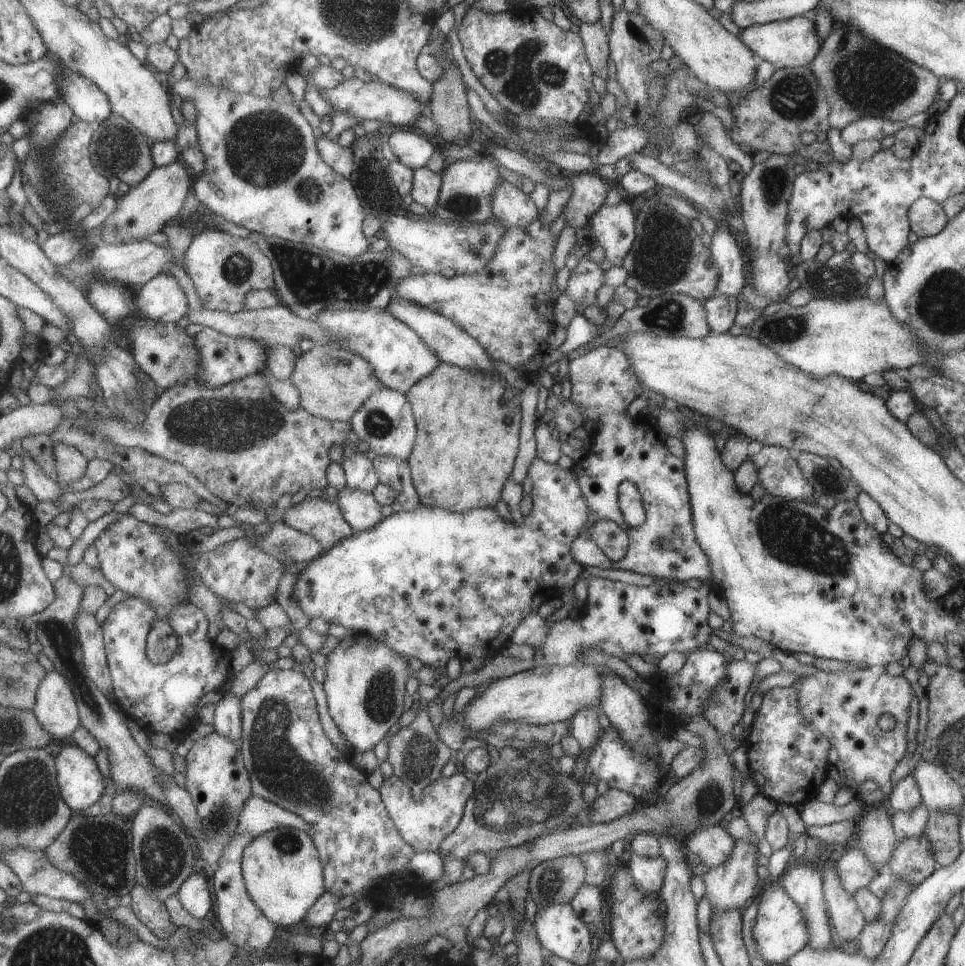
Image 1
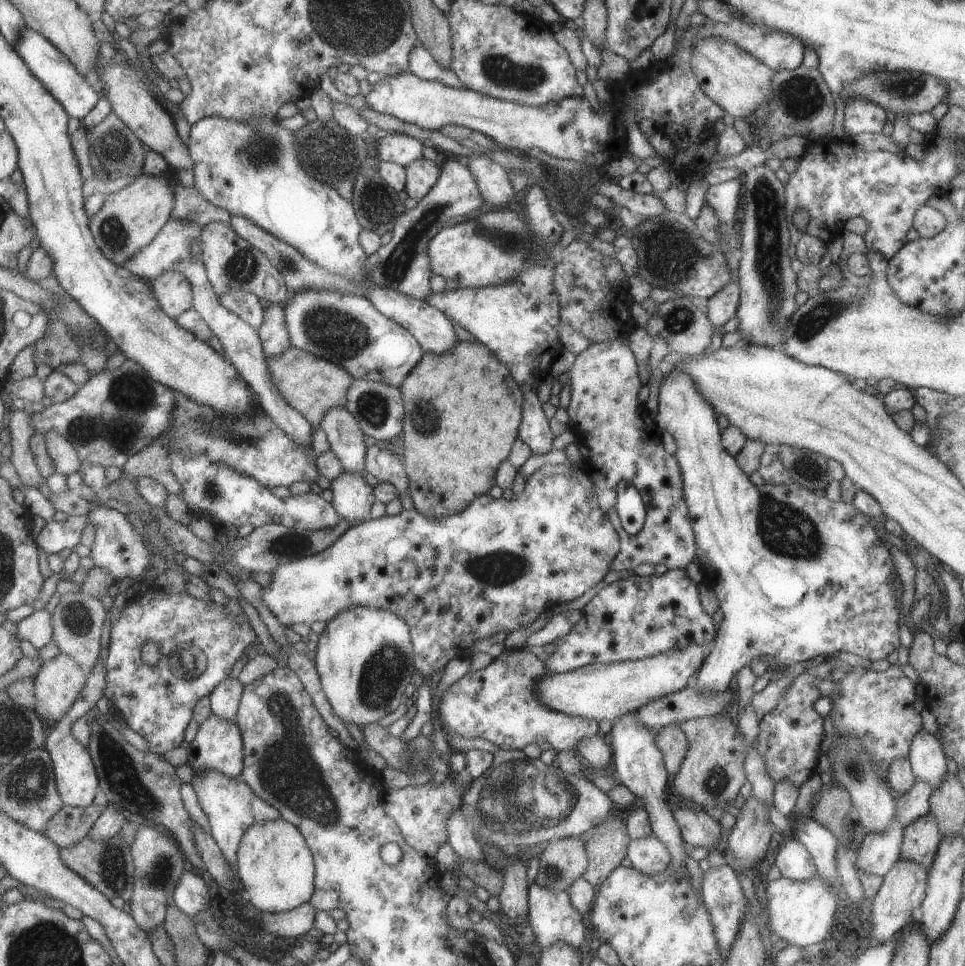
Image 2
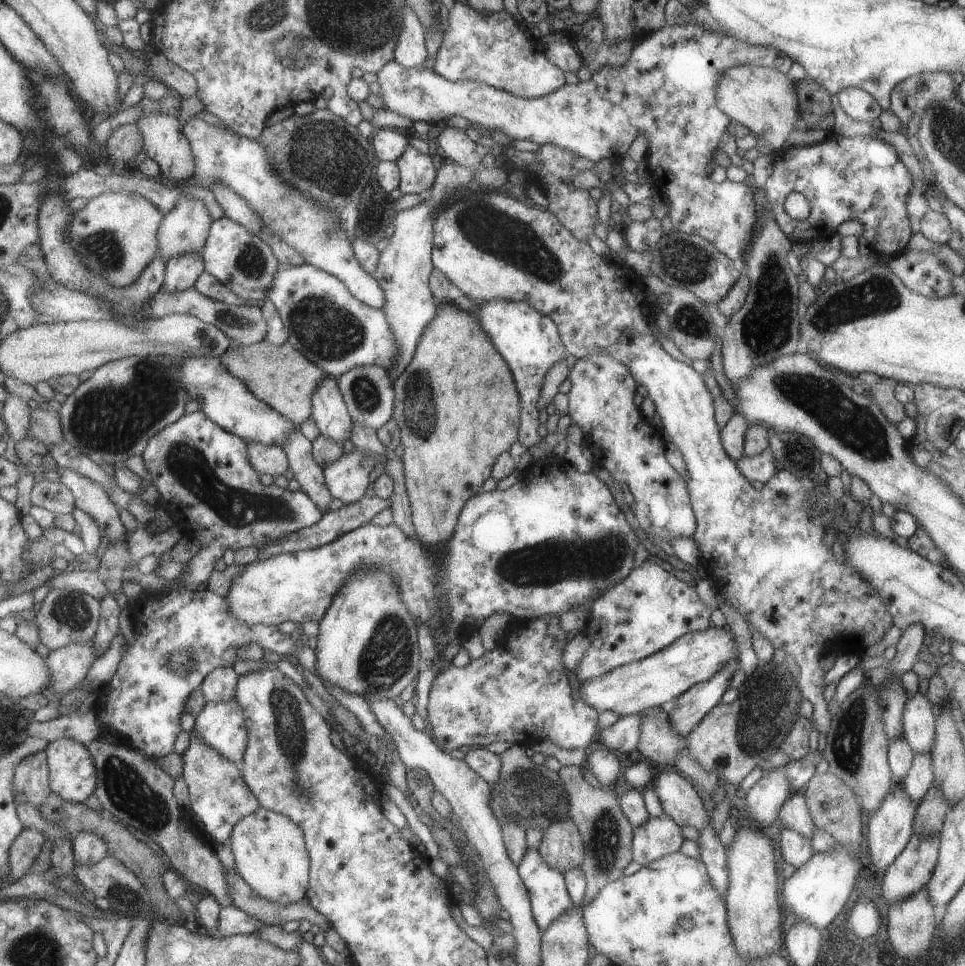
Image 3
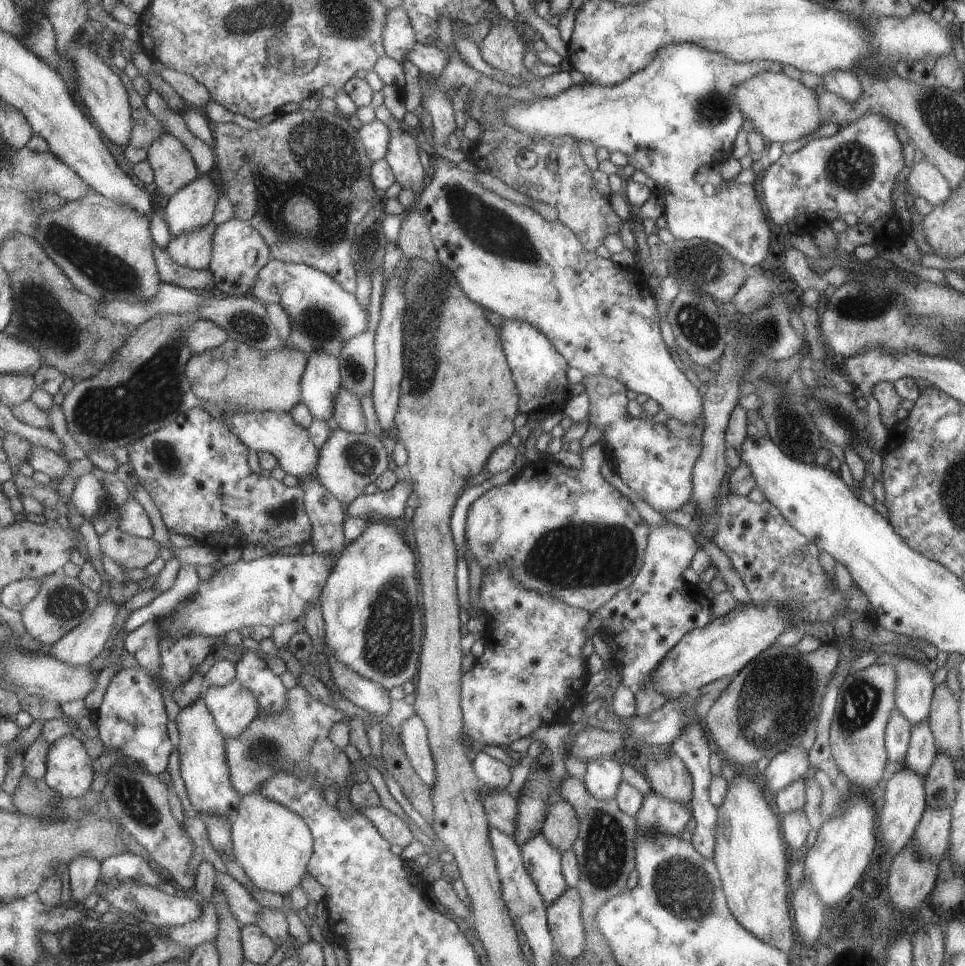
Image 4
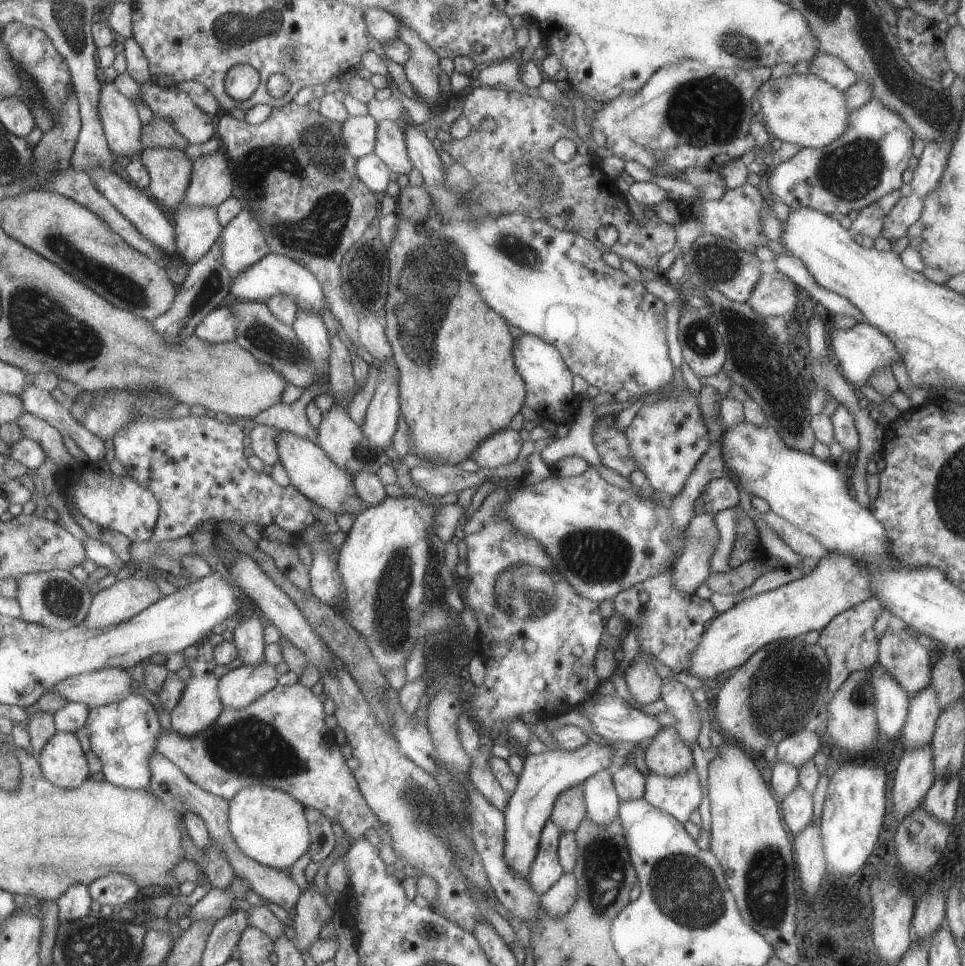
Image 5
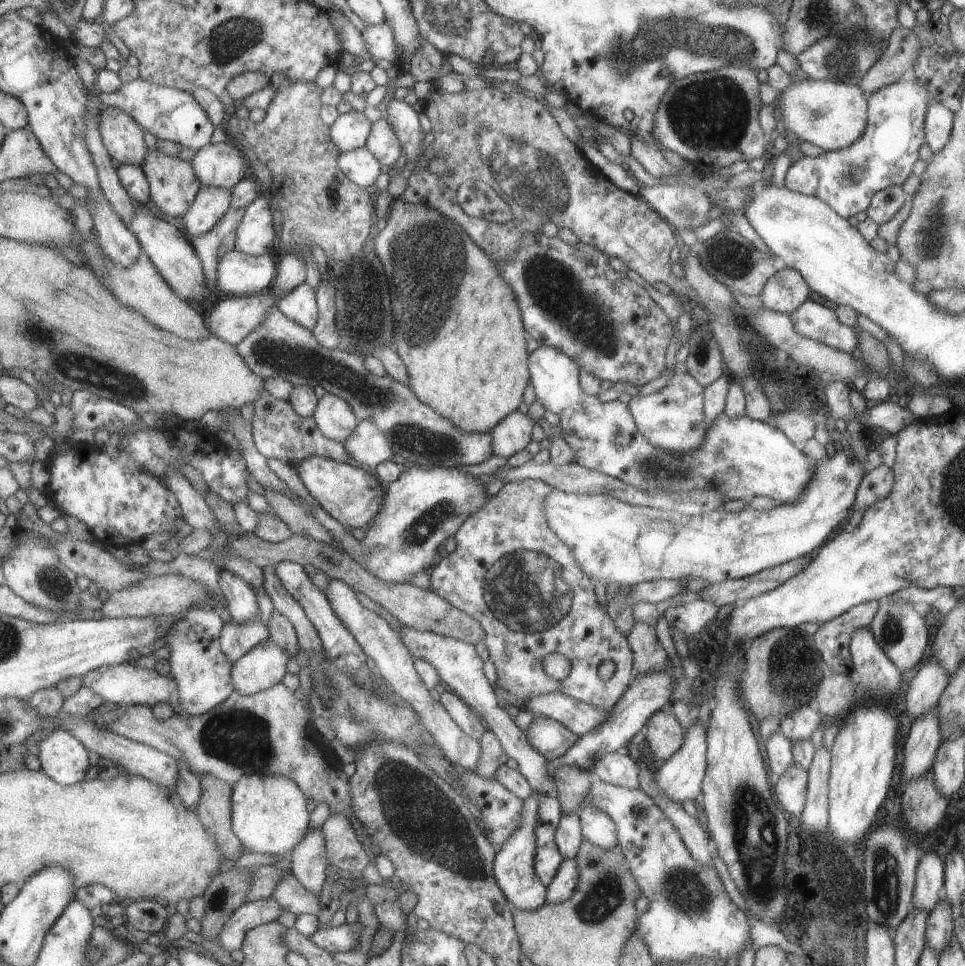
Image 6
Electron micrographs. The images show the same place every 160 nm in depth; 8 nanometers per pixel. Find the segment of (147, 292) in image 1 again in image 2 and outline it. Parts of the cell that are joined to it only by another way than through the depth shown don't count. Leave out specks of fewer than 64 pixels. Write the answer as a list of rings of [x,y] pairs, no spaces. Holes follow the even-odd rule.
[[[177,270],[165,271],[152,280],[154,293],[161,308],[176,319],[194,307],[194,288],[189,279]]]

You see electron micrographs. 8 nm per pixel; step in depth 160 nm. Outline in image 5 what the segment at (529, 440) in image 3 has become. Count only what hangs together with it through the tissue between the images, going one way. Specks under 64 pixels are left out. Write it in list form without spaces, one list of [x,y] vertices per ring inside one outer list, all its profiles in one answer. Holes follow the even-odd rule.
[[[524,333],[520,338],[513,340],[513,360],[526,388],[524,404],[533,412],[545,412],[549,406],[555,406],[555,410],[559,410],[573,402],[575,398],[571,389],[573,374],[564,365],[561,354],[552,344]]]

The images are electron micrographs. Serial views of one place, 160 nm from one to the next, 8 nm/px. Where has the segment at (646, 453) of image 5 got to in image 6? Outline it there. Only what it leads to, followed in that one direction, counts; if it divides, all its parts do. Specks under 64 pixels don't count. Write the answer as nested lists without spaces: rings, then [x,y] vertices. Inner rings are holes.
[[[673,373],[663,388],[648,395],[637,394],[626,405],[639,432],[651,445],[667,452],[685,454],[698,447],[707,427],[703,412],[703,389],[689,373]]]

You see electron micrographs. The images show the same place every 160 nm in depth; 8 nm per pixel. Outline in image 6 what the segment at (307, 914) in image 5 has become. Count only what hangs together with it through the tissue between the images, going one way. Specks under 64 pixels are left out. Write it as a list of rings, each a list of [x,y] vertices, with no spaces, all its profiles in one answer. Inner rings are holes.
[[[321,828],[305,831],[304,837],[301,837],[301,842],[292,850],[289,859],[293,874],[309,892],[318,896],[328,864]]]

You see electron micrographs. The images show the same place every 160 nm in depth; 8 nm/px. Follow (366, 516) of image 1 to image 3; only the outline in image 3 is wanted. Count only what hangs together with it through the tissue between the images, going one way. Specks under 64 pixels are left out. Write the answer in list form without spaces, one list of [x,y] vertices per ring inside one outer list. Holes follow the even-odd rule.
[[[353,445],[326,467],[322,467],[325,486],[332,498],[349,504],[369,493],[369,474],[377,466],[378,458],[373,453]]]

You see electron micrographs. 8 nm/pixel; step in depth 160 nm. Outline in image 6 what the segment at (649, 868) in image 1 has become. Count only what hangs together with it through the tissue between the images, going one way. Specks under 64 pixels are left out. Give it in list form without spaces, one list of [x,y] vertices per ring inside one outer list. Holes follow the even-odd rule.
[[[693,720],[693,724],[684,731],[681,746],[663,761],[654,774],[657,786],[671,799],[680,804],[680,800],[701,798],[701,783],[706,769],[706,730],[707,722]]]

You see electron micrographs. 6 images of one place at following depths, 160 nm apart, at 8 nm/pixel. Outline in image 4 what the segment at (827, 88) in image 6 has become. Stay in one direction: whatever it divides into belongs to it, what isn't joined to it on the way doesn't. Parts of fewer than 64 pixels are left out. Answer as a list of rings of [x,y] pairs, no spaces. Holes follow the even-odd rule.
[[[763,71],[762,73],[753,75],[749,80],[739,83],[731,95],[733,104],[737,105],[744,116],[754,126],[755,131],[759,131],[762,137],[768,143],[780,142],[783,144],[787,141],[793,141],[809,136],[818,129],[824,129],[820,124],[820,108],[818,107],[817,90],[807,88],[796,79],[791,79],[781,71],[778,73],[770,73]]]

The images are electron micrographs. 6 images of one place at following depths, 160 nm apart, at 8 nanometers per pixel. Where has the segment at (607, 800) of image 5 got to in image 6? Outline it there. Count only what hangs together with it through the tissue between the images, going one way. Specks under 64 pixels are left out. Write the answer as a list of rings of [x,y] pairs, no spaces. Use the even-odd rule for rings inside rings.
[[[583,807],[576,815],[580,820],[580,833],[583,839],[607,850],[618,845],[615,823],[606,813],[592,807]]]

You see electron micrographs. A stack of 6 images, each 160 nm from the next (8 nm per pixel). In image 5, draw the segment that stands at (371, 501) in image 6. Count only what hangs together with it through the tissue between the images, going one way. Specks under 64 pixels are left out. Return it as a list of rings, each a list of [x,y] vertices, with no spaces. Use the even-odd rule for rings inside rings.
[[[279,430],[280,462],[289,474],[290,484],[308,497],[315,505],[319,505],[336,515],[347,514],[352,519],[365,510],[366,504],[357,497],[353,487],[353,476],[326,455],[320,445],[304,439],[295,433]]]

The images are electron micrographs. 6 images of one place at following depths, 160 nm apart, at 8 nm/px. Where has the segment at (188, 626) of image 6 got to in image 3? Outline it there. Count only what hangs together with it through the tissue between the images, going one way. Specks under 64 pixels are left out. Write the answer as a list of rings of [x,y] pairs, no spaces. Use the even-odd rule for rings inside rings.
[[[196,730],[189,733],[189,744],[184,755],[183,777],[189,786],[190,814],[197,816],[205,825],[209,838],[219,843],[230,844],[230,838],[235,825],[251,811],[260,806],[259,799],[245,782],[240,765],[223,756],[213,746],[209,746]]]

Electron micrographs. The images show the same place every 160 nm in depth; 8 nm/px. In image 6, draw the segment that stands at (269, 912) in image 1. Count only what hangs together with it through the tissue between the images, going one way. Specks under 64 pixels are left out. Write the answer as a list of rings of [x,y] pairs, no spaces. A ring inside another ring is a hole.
[[[269,773],[247,775],[233,785],[232,823],[245,848],[255,853],[290,858],[309,824],[309,812],[305,808],[305,795],[300,784],[288,776]]]

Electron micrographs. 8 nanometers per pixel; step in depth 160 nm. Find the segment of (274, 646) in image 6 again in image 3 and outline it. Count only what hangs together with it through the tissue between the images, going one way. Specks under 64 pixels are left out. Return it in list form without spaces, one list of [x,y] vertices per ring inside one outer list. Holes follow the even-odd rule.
[[[240,700],[208,702],[203,712],[196,716],[196,731],[209,746],[238,765],[248,751],[250,734],[248,718]]]

